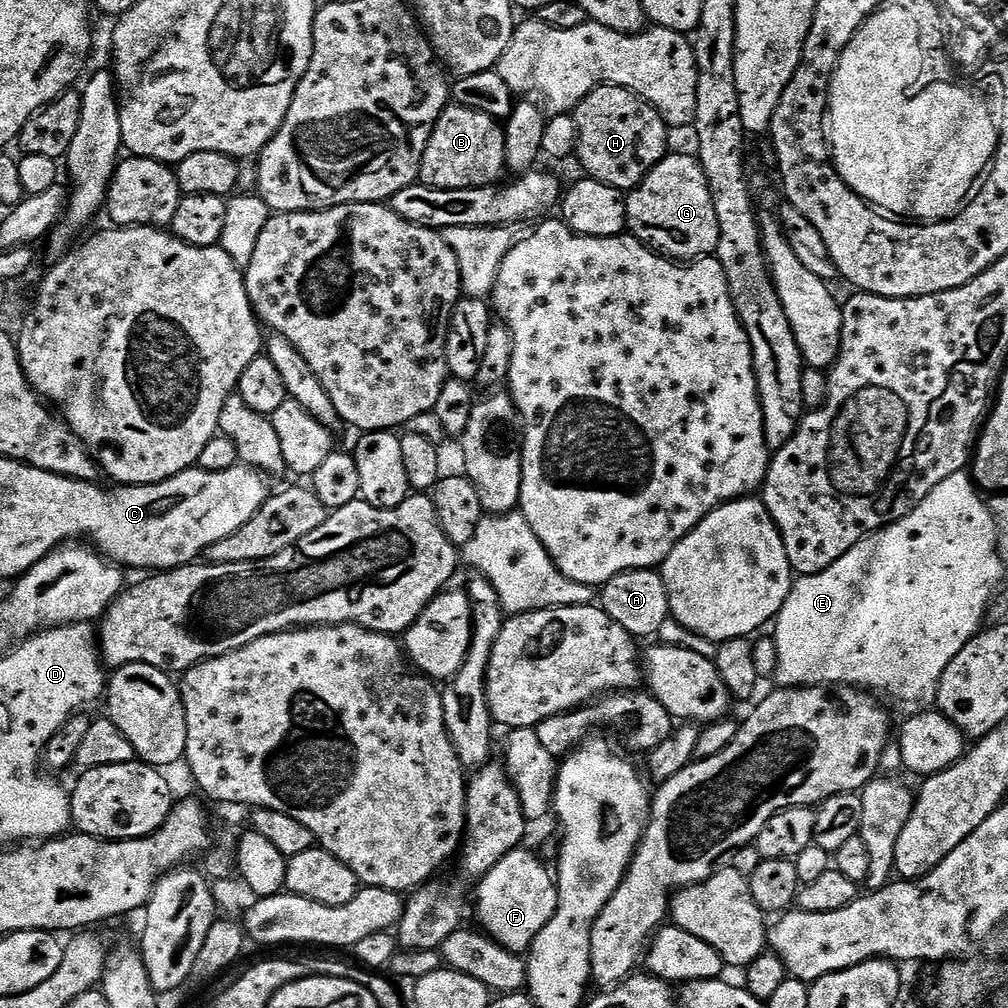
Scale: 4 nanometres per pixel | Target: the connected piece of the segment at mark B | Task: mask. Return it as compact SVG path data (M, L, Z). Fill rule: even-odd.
M457 104L445 108L430 134L430 142L426 142L426 150L420 163L419 183L438 190L486 188L495 185L501 179L499 176L505 175L505 172L504 129L501 121L490 118L490 114L482 114L478 110L470 110Z

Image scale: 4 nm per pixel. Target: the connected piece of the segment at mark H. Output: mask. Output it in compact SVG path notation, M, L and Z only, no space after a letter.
M602 84L594 89L577 106L574 113L576 125L578 126L578 142L576 143L575 155L580 156L580 164L585 168L587 175L598 182L606 182L610 186L621 190L631 190L637 188L658 166L658 162L669 155L668 135L670 129L656 109L641 98L636 96L628 88L619 88L613 84Z

